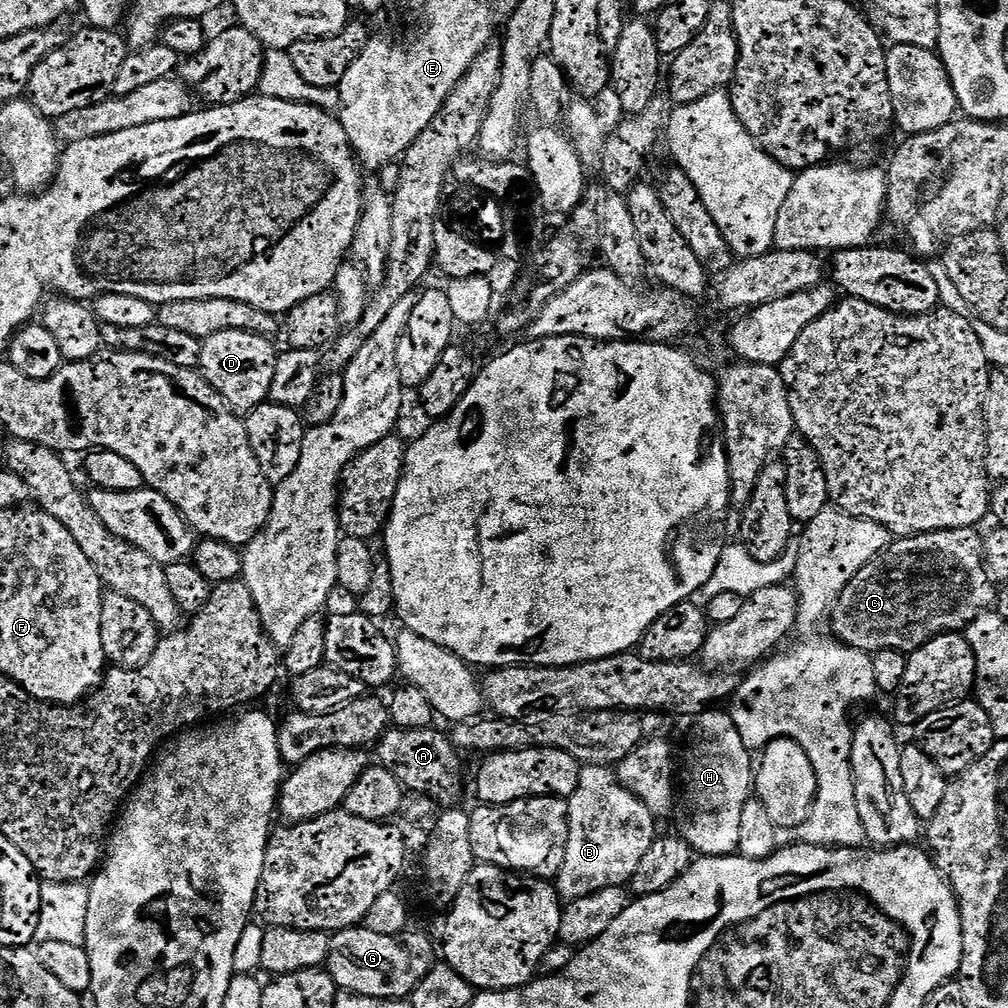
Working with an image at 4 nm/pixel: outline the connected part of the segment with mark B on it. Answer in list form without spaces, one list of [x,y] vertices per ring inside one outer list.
[[[586,764],[580,769],[576,788],[566,800],[566,835],[562,840],[564,857],[560,860],[560,869],[556,872],[554,891],[561,901],[576,900],[579,896],[591,896],[603,888],[619,889],[620,884],[627,885],[642,860],[642,854],[658,838],[656,832],[657,817],[630,790],[621,786],[616,773],[603,764]]]

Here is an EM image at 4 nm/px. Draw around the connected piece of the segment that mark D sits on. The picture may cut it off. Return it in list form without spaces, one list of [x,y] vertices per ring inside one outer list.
[[[222,330],[203,337],[200,346],[199,371],[204,371],[208,384],[236,412],[247,414],[269,399],[274,380],[278,349],[267,336],[244,330]]]

